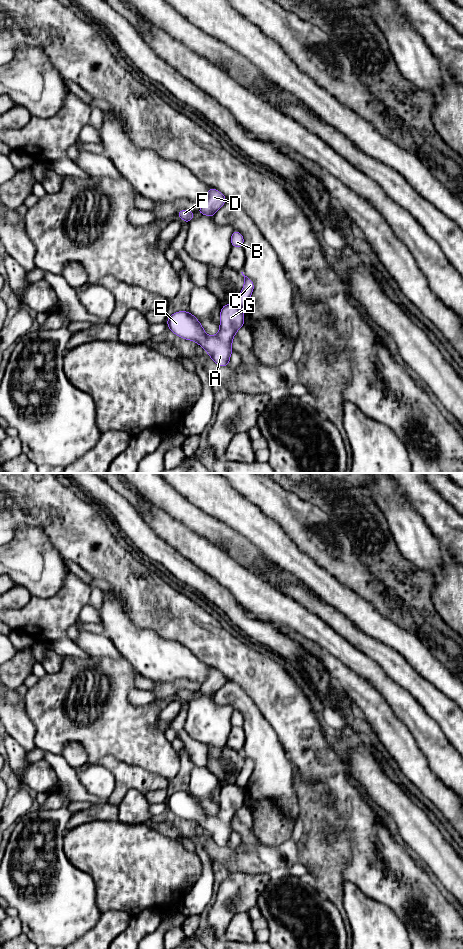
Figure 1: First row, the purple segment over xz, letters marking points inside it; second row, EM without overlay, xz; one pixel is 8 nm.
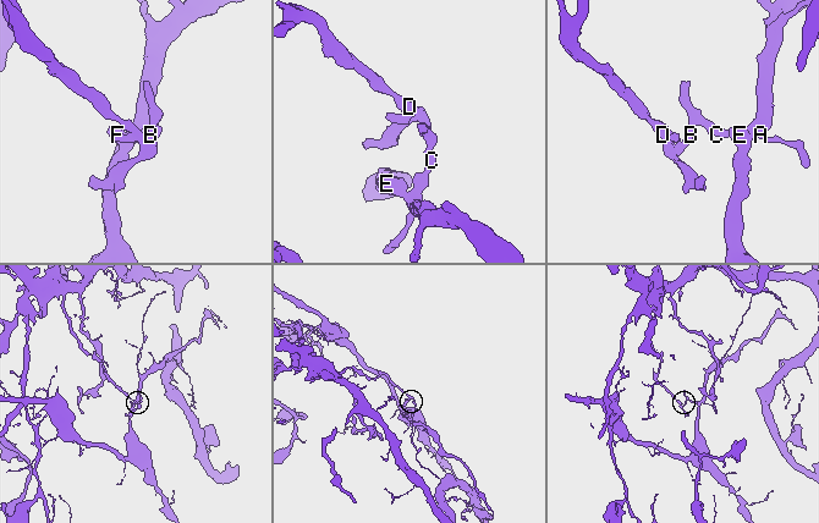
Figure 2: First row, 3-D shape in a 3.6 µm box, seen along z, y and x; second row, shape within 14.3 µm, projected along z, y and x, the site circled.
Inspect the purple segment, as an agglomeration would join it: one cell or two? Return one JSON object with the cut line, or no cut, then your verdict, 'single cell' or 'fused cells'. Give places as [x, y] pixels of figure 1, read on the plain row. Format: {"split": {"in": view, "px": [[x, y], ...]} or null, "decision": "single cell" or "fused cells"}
{"split": {"in": "xz", "px": [[235, 784], [243, 788]]}, "decision": "fused cells"}

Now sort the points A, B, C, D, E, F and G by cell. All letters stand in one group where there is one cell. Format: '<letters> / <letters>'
A E G / B C D F

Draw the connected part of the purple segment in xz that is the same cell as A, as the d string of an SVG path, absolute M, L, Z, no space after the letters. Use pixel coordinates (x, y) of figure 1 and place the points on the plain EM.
M224 784L220 792L220 810L214 816L208 816L201 803L190 792L178 791L169 796L166 803L174 814L183 819L195 821L203 827L218 846L225 847L229 845L230 836L233 832L232 819L237 810L244 806L244 788L236 784Z

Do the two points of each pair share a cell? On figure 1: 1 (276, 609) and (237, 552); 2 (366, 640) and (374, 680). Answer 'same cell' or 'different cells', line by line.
1: different cells
2: different cells

